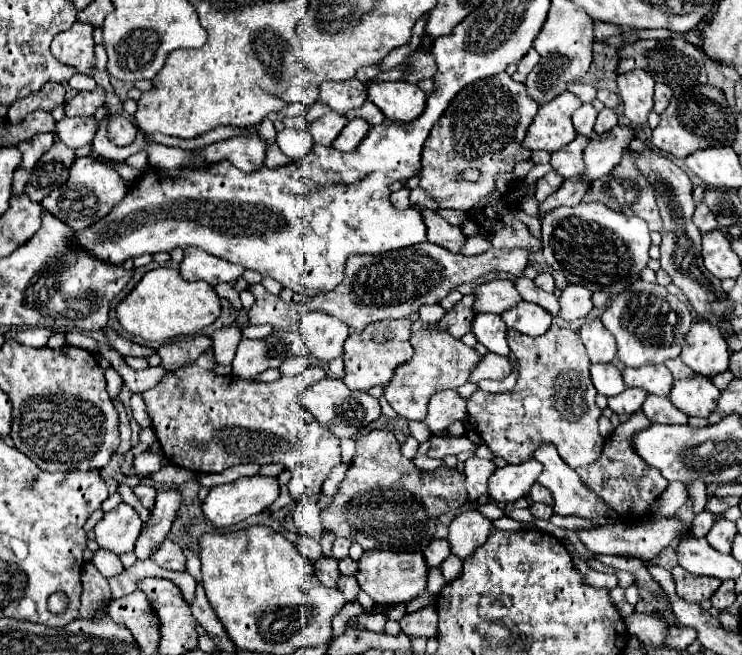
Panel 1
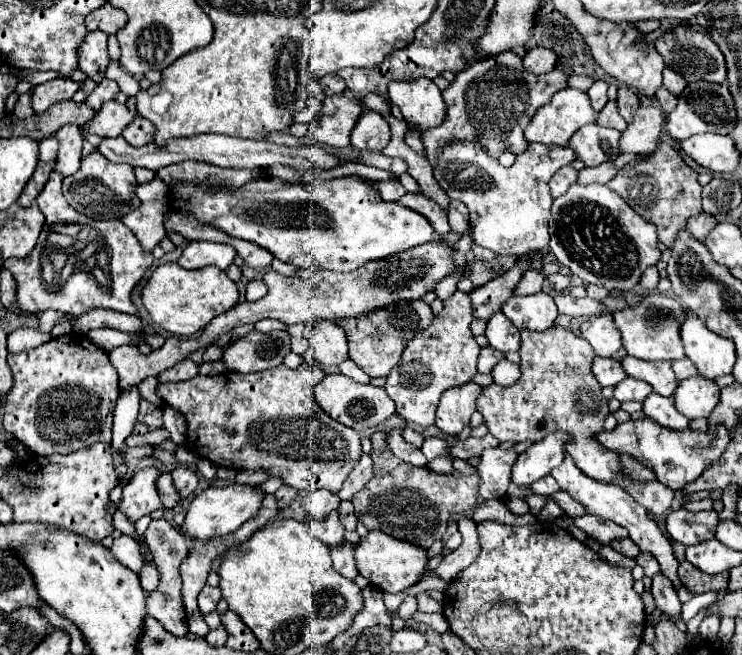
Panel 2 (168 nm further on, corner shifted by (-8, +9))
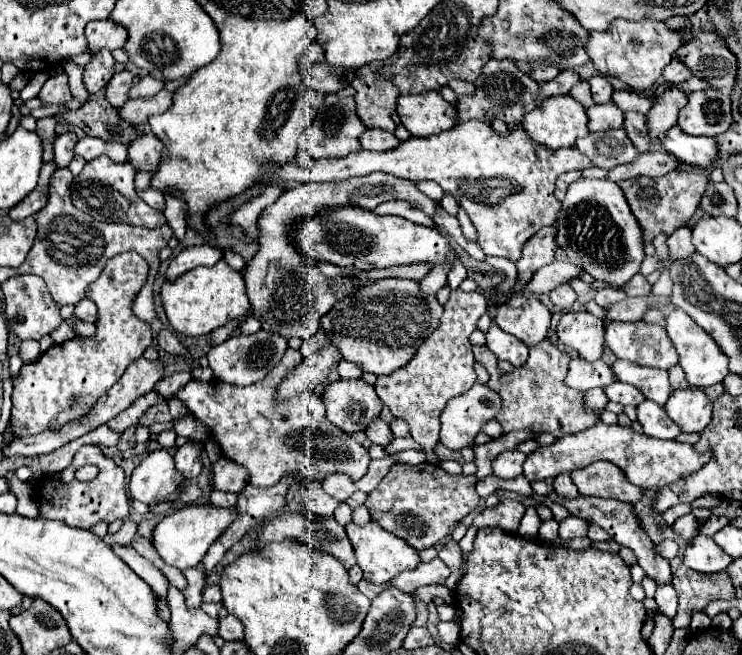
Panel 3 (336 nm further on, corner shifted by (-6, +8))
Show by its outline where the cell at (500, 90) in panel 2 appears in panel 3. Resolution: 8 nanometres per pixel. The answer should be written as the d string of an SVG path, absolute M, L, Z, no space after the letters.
M488 61L484 65L484 73L476 81L476 95L474 97L458 97L458 121L470 121L470 119L480 119L490 123L492 117L502 119L504 123L514 123L520 125L522 117L526 111L532 111L538 107L544 99L552 95L568 95L570 89L580 81L580 75L572 69L560 71L560 75L554 81L548 81L544 85L532 81L526 73L522 73L512 61Z

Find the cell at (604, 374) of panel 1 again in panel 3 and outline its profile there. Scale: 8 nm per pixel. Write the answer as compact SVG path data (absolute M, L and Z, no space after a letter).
M580 357L570 361L570 369L568 369L568 375L566 375L566 385L570 389L576 389L576 391L588 391L588 389L594 389L594 387L604 389L614 381L616 381L616 377L604 361L588 363Z

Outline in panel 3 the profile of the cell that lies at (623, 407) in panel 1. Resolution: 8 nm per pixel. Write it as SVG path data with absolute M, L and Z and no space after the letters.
M614 381L612 385L604 387L604 393L610 401L614 403L620 403L620 405L638 405L644 401L644 395L640 391L636 391L636 387L632 385L624 385L620 381Z

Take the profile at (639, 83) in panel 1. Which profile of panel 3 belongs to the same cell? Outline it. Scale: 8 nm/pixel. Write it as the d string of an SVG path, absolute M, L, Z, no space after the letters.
M616 19L606 31L592 31L588 39L588 55L596 69L602 75L624 81L634 91L648 91L658 83L662 69L672 61L676 51L684 45L684 39L678 31L670 29L664 21L642 19L642 21L626 21Z

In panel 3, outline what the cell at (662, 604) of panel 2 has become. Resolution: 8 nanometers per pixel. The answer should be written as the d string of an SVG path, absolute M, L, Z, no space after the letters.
M552 492L548 496L552 501L568 507L568 511L576 517L582 517L586 521L592 521L592 523L598 523L602 529L608 531L608 535L618 541L620 545L628 547L634 551L634 555L638 557L638 565L646 571L648 577L652 577L658 585L662 583L670 583L672 581L672 573L670 573L670 565L668 561L656 551L656 545L652 543L652 539L646 535L646 531L642 529L634 509L630 503L624 503L624 501L618 501L618 499L600 499L600 497L576 497L576 499L562 499L555 492Z

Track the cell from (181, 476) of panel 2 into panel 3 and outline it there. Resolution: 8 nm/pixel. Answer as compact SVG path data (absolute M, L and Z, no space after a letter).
M188 441L186 445L176 449L176 467L184 473L186 479L194 479L202 471L202 447L196 441Z

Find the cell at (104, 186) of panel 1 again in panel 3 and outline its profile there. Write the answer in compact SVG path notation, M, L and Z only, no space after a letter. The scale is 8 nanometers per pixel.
M102 155L96 161L86 163L82 173L72 183L72 201L78 209L90 213L96 221L106 223L130 223L140 227L162 227L166 225L164 213L148 207L140 201L138 193L134 191L134 175L130 163L114 163L110 157Z

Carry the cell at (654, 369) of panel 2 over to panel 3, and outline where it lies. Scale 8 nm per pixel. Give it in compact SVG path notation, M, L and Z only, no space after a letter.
M616 359L612 365L612 371L618 381L634 385L646 399L658 405L664 405L672 393L668 383L668 373L662 369L640 367L640 365L632 365L630 361Z

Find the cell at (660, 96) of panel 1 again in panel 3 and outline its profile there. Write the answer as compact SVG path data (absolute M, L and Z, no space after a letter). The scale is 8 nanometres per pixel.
M674 57L672 63L664 69L664 79L670 81L670 83L682 83L682 81L686 81L690 77L692 77L690 69L678 57Z

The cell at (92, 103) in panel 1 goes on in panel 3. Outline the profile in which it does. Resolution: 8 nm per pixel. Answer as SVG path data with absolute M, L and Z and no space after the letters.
M122 71L122 73L116 73L112 77L112 81L108 83L106 87L106 99L116 105L116 107L122 107L126 101L128 101L128 91L132 87L132 81L134 81L134 75L130 71Z

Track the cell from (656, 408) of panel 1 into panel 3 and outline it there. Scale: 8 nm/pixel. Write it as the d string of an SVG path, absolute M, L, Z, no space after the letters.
M642 401L636 407L636 419L642 425L642 431L648 437L656 439L676 439L680 435L680 429L676 429L676 423L664 413L664 409L652 401Z

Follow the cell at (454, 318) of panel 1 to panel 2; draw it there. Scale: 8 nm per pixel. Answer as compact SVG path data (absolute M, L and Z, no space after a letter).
M522 256L518 266L508 270L504 276L494 278L488 284L472 290L470 292L472 316L482 318L482 320L490 320L490 316L500 310L502 302L514 294L514 288L518 284L522 272L526 270L526 264L528 264L528 256Z

